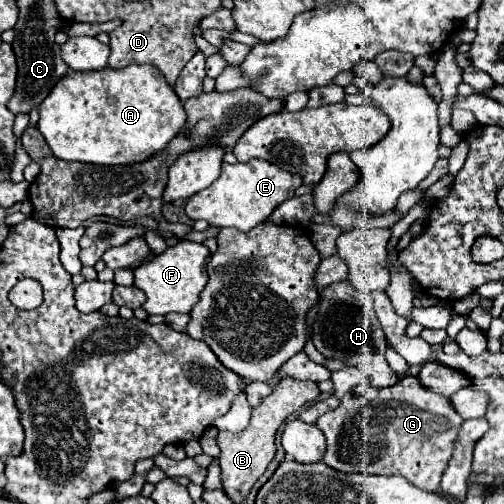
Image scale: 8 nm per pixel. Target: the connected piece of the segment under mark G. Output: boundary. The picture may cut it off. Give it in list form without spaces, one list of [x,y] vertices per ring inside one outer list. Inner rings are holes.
[[[405,374],[391,388],[359,384],[341,398],[337,410],[323,414],[315,424],[327,438],[323,460],[331,468],[339,472],[403,476],[417,488],[439,492],[441,476],[453,456],[463,422],[447,396],[423,388],[415,376]]]

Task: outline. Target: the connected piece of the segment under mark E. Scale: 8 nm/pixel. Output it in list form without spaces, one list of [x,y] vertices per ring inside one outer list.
[[[249,160],[245,164],[227,164],[221,166],[221,176],[207,186],[205,190],[191,196],[185,204],[185,212],[191,220],[207,220],[211,226],[231,226],[241,232],[259,226],[265,218],[285,200],[295,196],[295,190],[303,184],[301,176],[289,174],[265,160]]]

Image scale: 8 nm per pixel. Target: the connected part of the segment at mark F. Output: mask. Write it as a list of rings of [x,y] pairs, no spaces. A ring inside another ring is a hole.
[[[183,240],[173,248],[167,248],[163,254],[155,256],[151,262],[135,268],[135,286],[141,288],[147,296],[143,310],[147,314],[189,314],[199,302],[199,294],[207,286],[207,260],[211,252],[205,244]]]

